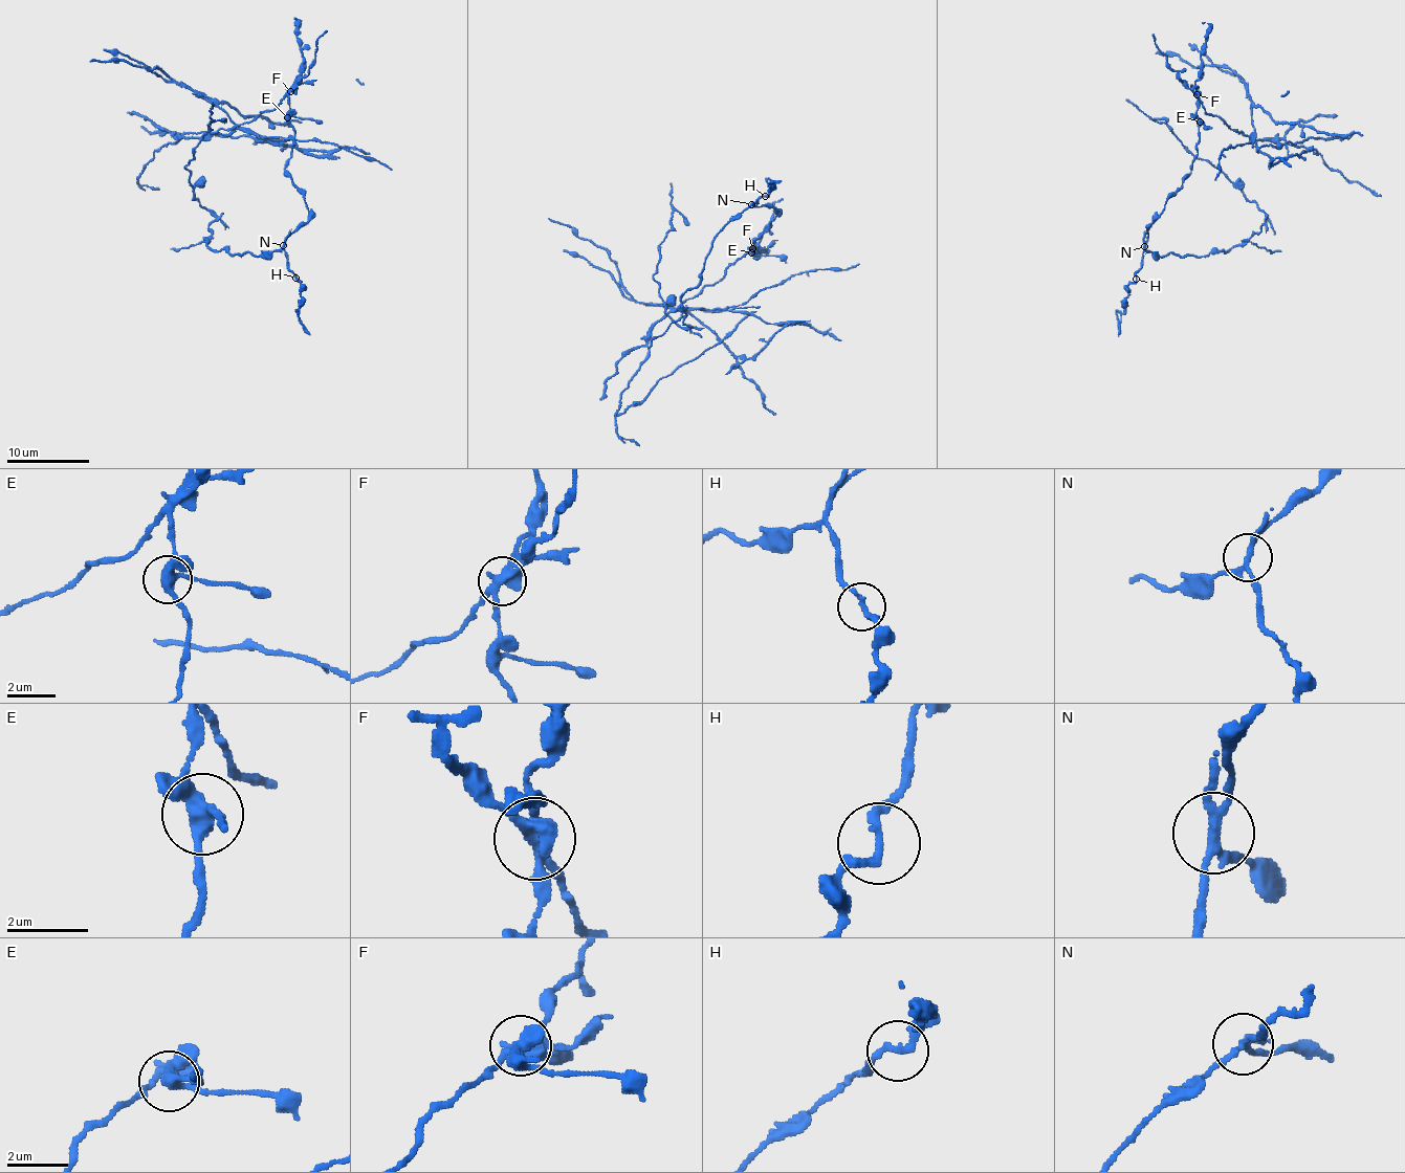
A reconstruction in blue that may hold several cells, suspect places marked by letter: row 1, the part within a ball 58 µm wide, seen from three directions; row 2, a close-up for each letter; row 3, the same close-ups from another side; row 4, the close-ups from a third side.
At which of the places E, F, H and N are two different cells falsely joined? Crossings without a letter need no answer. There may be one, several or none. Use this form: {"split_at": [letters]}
{"split_at": ["F", "N"]}

